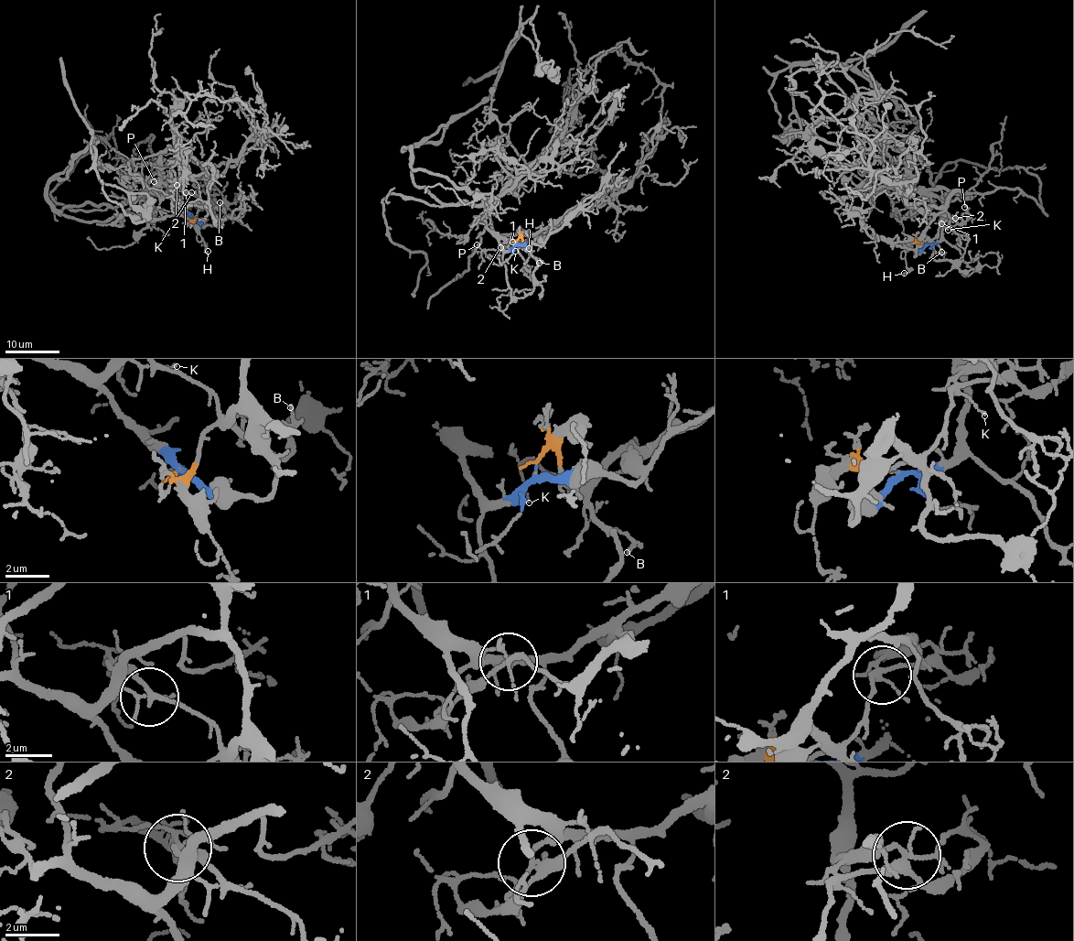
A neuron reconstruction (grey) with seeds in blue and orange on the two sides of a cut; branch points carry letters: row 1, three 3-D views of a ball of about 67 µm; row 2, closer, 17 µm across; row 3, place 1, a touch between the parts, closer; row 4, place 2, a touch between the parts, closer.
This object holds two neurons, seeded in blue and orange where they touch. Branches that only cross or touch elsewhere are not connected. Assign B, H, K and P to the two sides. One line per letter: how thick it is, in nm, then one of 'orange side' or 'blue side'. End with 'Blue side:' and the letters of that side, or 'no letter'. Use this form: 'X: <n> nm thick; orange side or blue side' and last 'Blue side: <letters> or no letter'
B: 110 nm thick; orange side
H: 110 nm thick; orange side
K: 100 nm thick; blue side
P: 60 nm thick; blue side
Blue side: K, P

